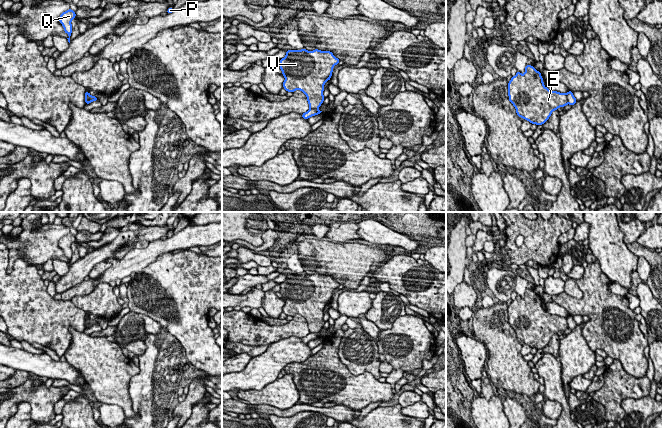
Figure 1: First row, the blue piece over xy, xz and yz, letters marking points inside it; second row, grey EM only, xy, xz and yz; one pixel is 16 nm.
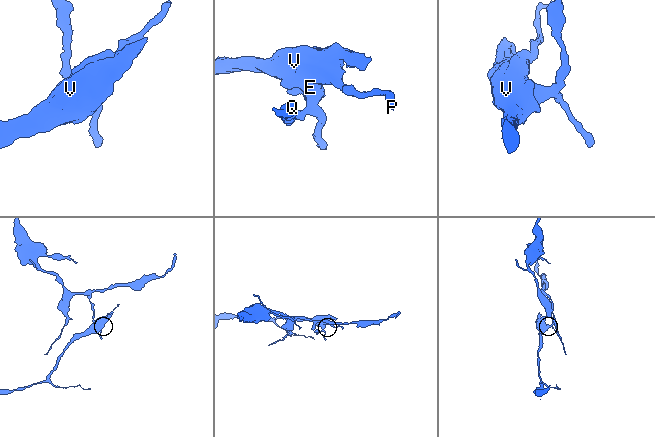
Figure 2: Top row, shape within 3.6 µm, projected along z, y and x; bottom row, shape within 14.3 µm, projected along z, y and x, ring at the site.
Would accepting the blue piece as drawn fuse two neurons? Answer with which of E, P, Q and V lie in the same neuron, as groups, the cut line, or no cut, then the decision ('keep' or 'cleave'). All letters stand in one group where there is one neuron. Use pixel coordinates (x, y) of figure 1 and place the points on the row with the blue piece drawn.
groups E P V / Q; cut yz (566, 93), (568, 103); cleave

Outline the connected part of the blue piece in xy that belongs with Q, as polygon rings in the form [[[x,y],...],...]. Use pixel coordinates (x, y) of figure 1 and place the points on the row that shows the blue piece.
[[[68,9],[59,16],[59,22],[64,28],[64,32],[68,34],[68,42],[70,43],[70,37],[72,33],[72,24],[71,21],[76,17],[76,14],[73,10]]]

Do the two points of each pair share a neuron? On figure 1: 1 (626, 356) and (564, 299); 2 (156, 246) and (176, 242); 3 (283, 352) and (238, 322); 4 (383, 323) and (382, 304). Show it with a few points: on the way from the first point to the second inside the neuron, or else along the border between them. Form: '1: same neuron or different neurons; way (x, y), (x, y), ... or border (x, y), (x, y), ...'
1: same neuron; way (608, 338), (604, 335), (600, 322), (582, 306)
2: same neuron; way (161, 246), (171, 244)
3: different neurons; border (292, 335), (278, 339), (269, 345)
4: same neuron; way (383, 318), (383, 309)

